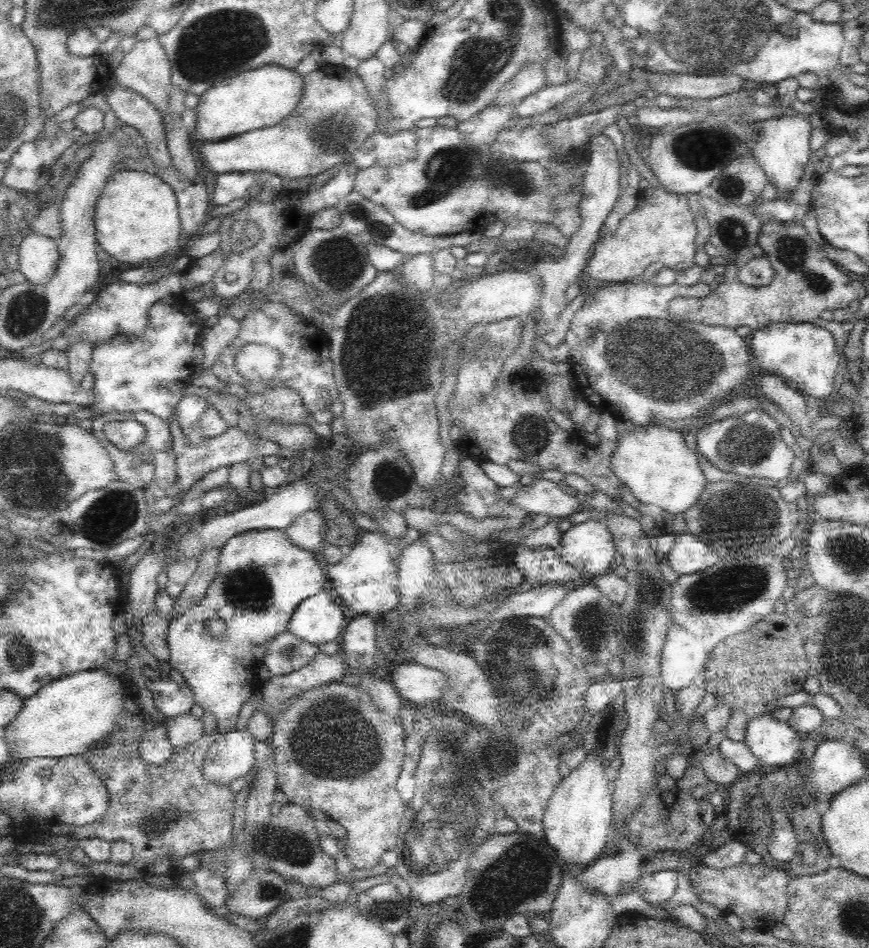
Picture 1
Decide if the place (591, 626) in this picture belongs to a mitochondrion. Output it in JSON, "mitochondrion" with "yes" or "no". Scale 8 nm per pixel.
{"mitochondrion":"yes"}

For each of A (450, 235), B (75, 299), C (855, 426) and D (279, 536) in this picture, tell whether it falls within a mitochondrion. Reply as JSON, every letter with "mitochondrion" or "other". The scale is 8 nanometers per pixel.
{"A":"other","B":"other","C":"other","D":"other"}

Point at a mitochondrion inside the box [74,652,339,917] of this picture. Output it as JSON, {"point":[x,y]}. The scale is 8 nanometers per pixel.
{"point":[285,843]}

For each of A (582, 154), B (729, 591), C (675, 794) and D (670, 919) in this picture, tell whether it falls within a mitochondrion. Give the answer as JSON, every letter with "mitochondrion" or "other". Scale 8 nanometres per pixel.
{"A":"other","B":"mitochondrion","C":"other","D":"other"}

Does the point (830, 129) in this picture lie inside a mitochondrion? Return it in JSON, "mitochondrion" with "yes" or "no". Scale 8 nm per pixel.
{"mitochondrion":"no"}

